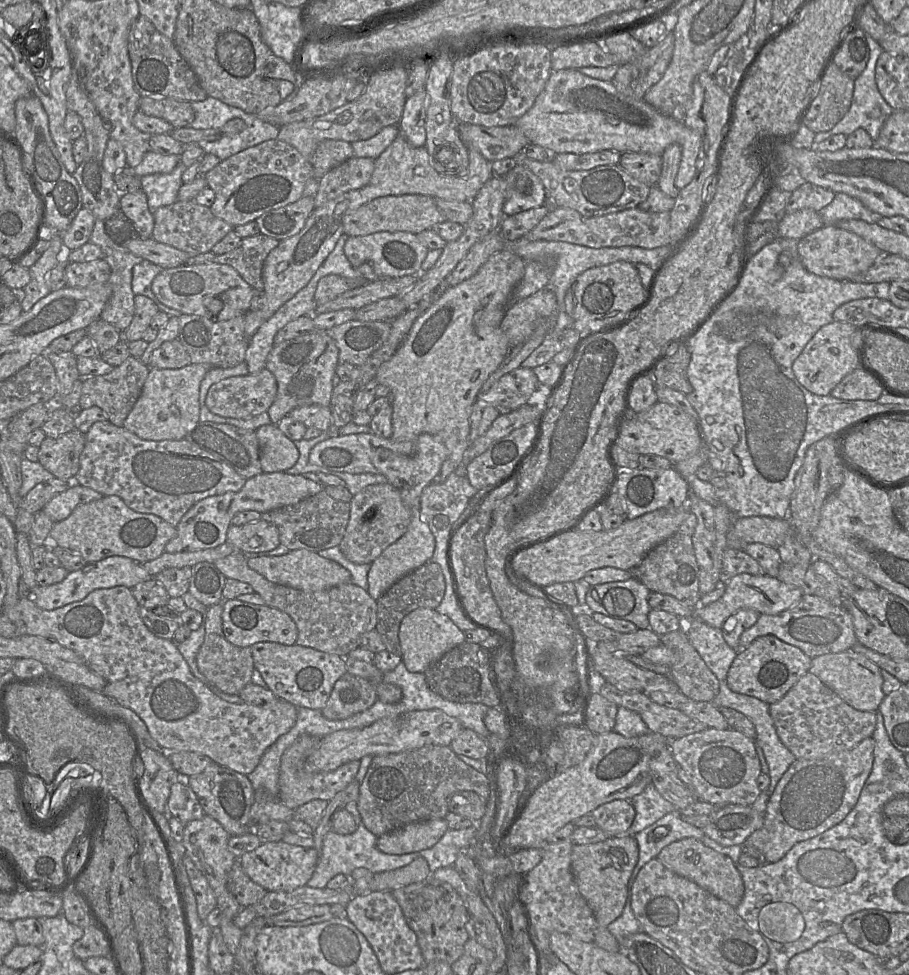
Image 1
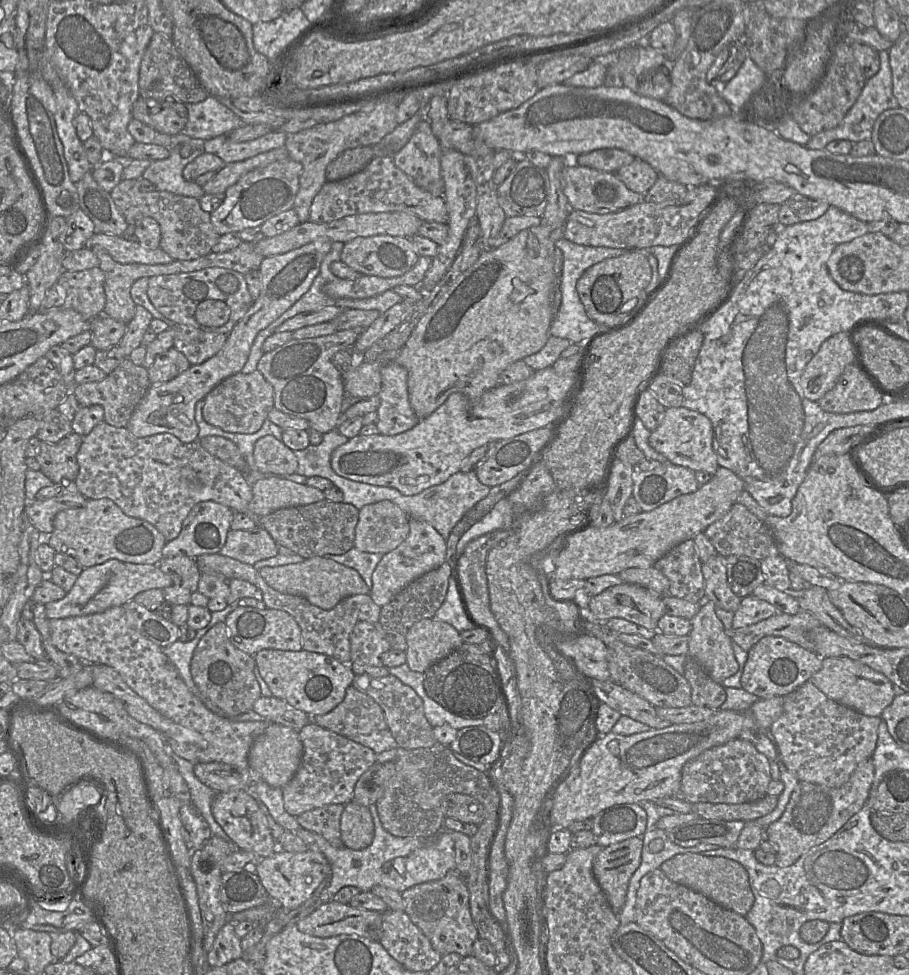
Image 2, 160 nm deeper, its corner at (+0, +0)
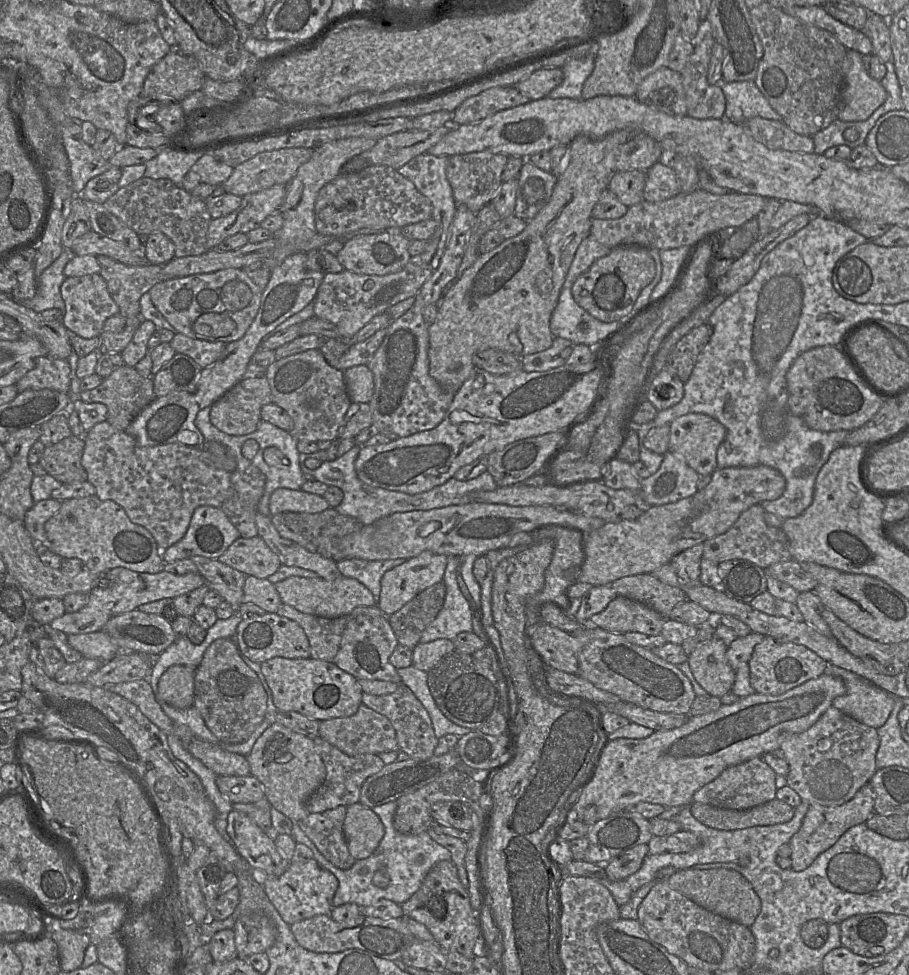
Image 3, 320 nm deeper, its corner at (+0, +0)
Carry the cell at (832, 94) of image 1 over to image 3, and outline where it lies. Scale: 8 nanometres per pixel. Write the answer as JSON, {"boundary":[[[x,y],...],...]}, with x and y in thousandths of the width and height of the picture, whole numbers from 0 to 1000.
{"boundary":[[[838,2],[837,4],[825,8],[824,12],[833,36],[839,47],[839,57],[835,63],[832,80],[829,82],[834,91],[845,103],[849,111],[859,118],[860,124],[864,126],[864,128],[880,138],[894,139],[899,135],[911,130],[917,123],[922,122],[922,117],[925,111],[925,95],[928,88],[926,66],[931,57],[932,49],[927,47],[914,34],[894,26],[884,24],[862,13],[861,10],[850,7],[845,2]]]}

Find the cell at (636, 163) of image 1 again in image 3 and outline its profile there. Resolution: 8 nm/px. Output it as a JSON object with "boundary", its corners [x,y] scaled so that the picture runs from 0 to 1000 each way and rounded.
{"boundary":[[[694,174],[675,176],[669,194],[690,212],[697,211],[708,205],[711,175]]]}

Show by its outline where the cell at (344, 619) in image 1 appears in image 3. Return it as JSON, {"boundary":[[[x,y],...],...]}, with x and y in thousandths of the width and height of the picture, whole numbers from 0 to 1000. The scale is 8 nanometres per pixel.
{"boundary":[[[314,618],[308,621],[304,629],[323,636],[333,644],[341,659],[342,675],[362,679],[366,679],[373,668],[376,651],[385,635],[395,631],[424,632],[415,621],[395,622],[386,629],[371,634],[337,630]]]}

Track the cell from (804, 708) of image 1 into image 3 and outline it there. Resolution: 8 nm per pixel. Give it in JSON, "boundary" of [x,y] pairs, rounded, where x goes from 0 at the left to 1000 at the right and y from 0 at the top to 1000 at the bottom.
{"boundary":[[[916,723],[884,751],[859,752],[857,764],[868,785],[866,805],[876,811],[882,822],[891,826],[926,826],[955,804],[965,791],[965,749],[941,738]]]}

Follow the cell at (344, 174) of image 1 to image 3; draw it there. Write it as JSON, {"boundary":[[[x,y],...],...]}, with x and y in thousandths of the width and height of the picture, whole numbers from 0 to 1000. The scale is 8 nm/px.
{"boundary":[[[424,169],[404,170],[391,177],[374,177],[351,195],[345,211],[349,239],[377,246],[389,243],[389,238],[397,234],[439,236],[449,230],[475,224],[475,217],[473,205],[464,200],[454,188],[442,181],[438,174]]]}

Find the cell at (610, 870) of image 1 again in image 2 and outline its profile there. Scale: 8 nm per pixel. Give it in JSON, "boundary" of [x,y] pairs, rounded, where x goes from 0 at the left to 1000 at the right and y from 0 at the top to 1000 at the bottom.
{"boundary":[[[695,858],[662,870],[652,883],[652,896],[678,937],[688,926],[692,903],[705,885],[706,869],[706,858]]]}

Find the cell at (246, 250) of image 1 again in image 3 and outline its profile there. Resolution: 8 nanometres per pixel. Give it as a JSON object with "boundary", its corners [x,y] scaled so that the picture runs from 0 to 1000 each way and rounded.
{"boundary":[[[114,262],[106,263],[110,282],[134,324],[154,324],[154,306],[180,287],[179,272],[141,273]]]}

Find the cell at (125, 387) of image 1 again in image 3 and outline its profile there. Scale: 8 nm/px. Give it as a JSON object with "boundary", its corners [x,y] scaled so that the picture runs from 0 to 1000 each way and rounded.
{"boundary":[[[134,374],[114,388],[111,394],[100,400],[89,401],[86,408],[95,413],[112,413],[118,416],[118,430],[125,439],[138,442],[151,426],[171,408],[167,386],[158,387],[149,376]]]}

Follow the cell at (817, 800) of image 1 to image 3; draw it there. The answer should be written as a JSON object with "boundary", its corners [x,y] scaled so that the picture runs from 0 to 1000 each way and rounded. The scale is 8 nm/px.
{"boundary":[[[957,803],[947,807],[934,822],[923,827],[890,826],[881,848],[868,863],[870,891],[882,893],[890,889],[901,876],[913,870],[936,848],[952,844],[961,834],[961,810]]]}

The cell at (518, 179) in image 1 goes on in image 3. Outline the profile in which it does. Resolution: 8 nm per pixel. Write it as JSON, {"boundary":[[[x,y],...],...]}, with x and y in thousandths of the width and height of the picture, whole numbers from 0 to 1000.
{"boundary":[[[579,164],[569,182],[565,221],[578,227],[586,225],[605,206],[612,187],[607,175],[597,175]]]}

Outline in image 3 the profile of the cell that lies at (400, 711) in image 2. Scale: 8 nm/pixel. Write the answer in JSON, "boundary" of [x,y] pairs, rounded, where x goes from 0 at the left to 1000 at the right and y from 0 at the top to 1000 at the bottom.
{"boundary":[[[443,701],[438,703],[436,709],[426,713],[398,712],[398,721],[407,727],[425,734],[436,751],[439,770],[444,771],[452,778],[466,779],[477,774],[477,769],[483,762],[470,728]]]}

